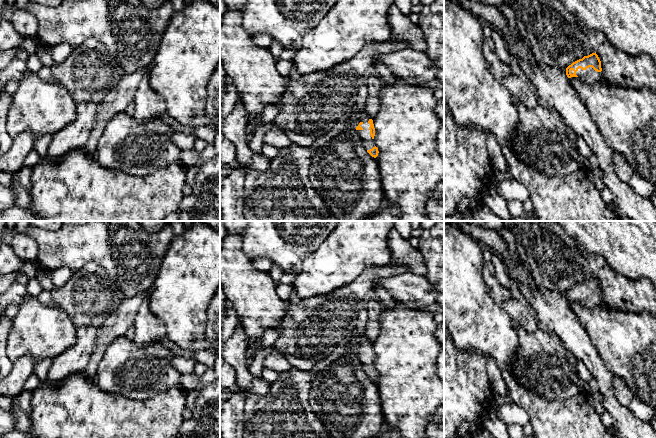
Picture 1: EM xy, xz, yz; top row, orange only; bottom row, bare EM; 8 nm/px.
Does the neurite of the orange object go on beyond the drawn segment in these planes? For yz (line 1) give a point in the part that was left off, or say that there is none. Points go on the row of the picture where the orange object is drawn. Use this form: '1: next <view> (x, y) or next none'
1: next yz (589, 75)

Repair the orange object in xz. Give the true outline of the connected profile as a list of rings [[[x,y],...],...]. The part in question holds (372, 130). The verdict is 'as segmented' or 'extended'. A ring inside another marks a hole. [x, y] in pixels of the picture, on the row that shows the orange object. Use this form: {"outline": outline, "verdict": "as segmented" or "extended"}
{"outline": [[[366,114],[360,116],[358,123],[355,126],[356,133],[362,139],[363,146],[367,152],[374,158],[378,156],[378,148],[375,145],[374,136],[375,128],[373,120],[369,119]]], "verdict": "extended"}

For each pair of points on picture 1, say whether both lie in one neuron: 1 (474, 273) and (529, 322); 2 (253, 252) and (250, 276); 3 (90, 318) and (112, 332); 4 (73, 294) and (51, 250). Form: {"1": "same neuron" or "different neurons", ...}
{"1": "different neurons", "2": "different neurons", "3": "different neurons", "4": "different neurons"}

